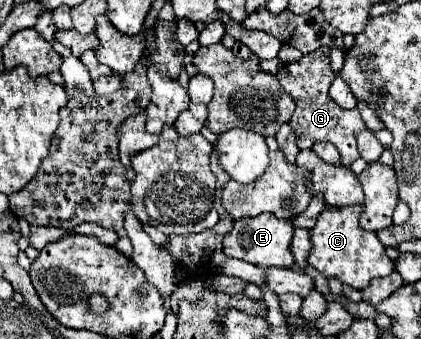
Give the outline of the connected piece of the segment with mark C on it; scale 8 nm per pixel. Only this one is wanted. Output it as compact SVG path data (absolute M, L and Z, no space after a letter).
M361 205L351 207L325 207L317 219L317 225L309 231L311 235L311 251L307 263L315 267L327 279L339 279L343 285L351 285L353 289L363 291L373 277L387 277L395 263L387 257L385 247L377 239L375 233L369 233L359 227Z

